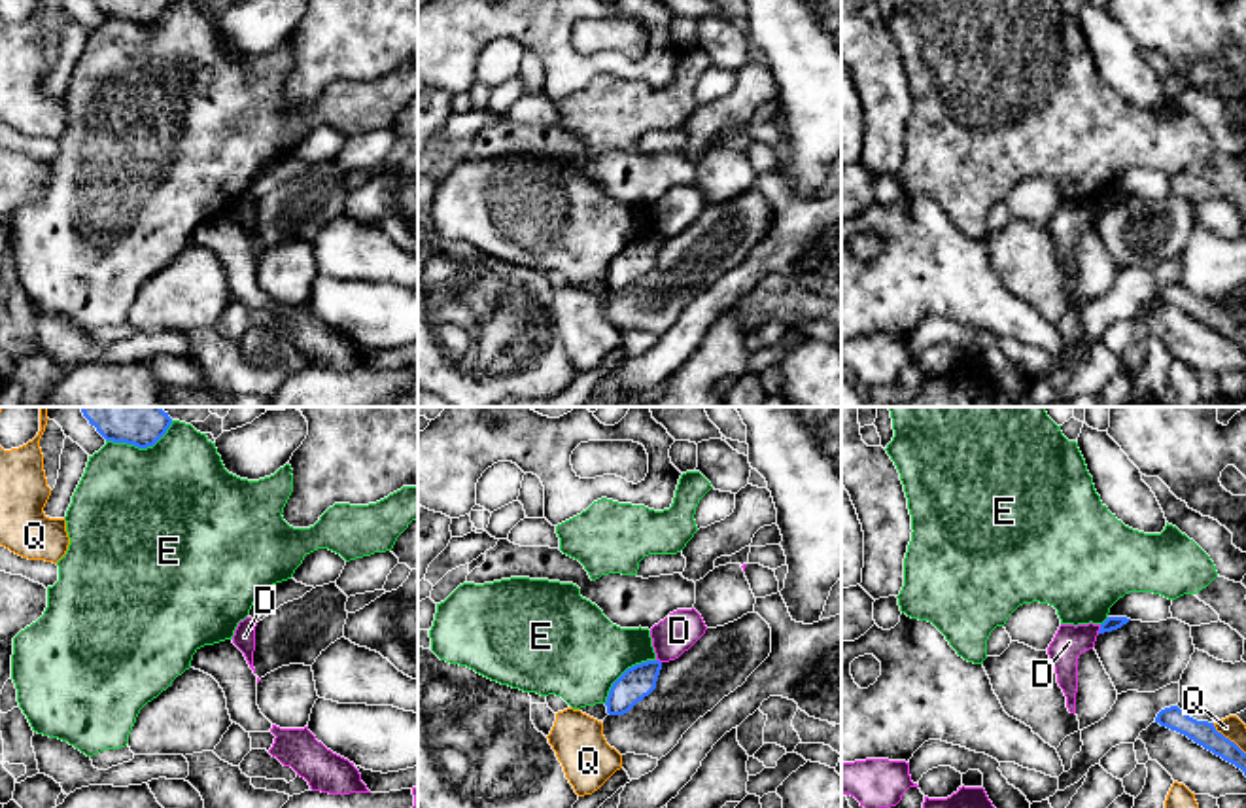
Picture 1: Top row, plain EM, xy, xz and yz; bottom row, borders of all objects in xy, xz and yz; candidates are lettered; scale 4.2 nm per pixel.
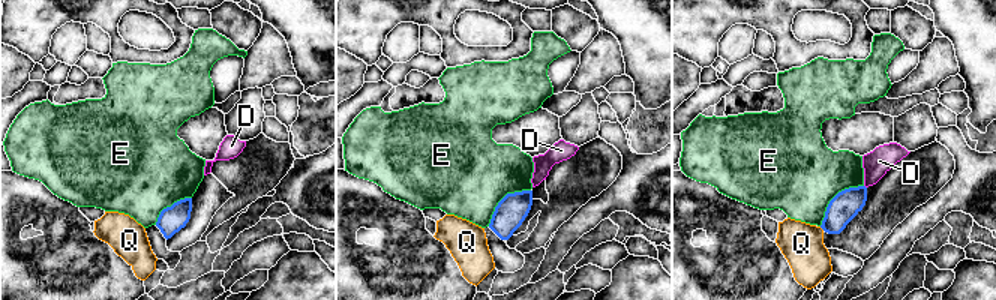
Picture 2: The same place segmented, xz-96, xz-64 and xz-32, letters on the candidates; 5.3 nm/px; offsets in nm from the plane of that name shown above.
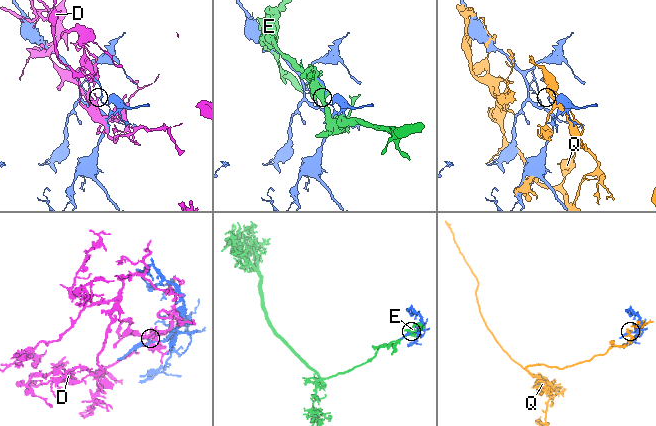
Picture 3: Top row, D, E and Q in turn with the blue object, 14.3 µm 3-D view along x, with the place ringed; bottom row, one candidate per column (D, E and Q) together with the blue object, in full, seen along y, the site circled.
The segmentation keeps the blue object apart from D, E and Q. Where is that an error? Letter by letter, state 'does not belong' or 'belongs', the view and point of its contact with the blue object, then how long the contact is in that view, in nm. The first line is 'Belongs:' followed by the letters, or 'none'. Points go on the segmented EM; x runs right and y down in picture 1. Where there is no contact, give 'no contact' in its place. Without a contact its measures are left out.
Belongs: none
D: does not belong; contact yz (1101, 629); length 40 nm
E: does not belong; contact xy (140, 447); length 300 nm
Q: does not belong; contact yz (1228, 738); length 190 nm

